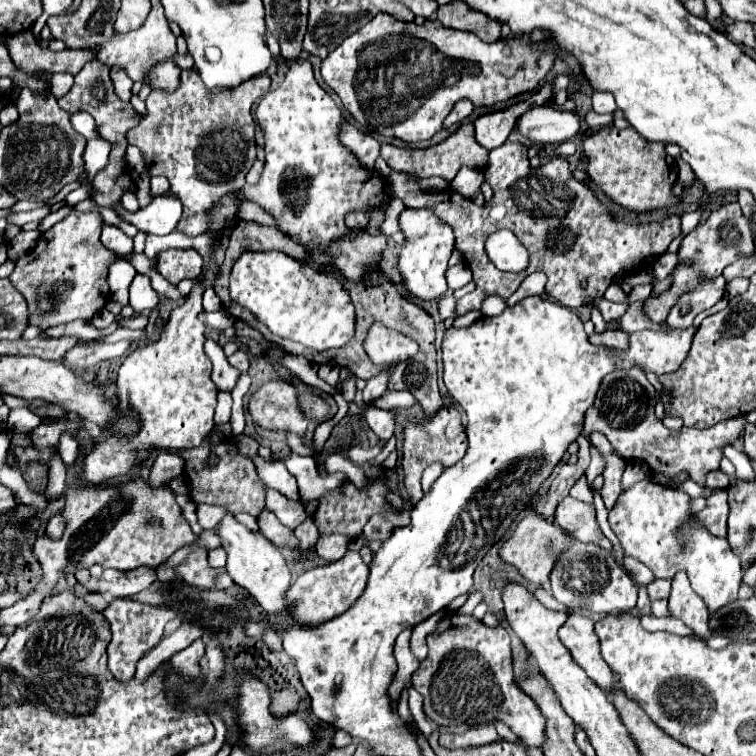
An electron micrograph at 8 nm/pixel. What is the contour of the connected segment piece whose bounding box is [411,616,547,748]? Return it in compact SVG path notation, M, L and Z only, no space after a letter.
M445 616L437 630L427 636L427 646L429 654L421 662L421 666L413 674L413 688L425 698L423 710L425 716L439 728L445 728L449 732L473 728L479 724L493 724L495 720L507 724L525 744L541 748L545 742L545 728L547 728L547 718L539 710L539 706L529 698L517 684L513 676L513 666L511 666L511 642L509 634L503 626L497 628L487 628L481 620L475 616Z

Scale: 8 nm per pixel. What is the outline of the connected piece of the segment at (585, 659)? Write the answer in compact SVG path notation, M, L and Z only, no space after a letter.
M573 610L569 612L565 624L557 634L561 638L561 644L571 652L573 660L587 672L587 676L595 680L595 684L605 692L609 692L613 686L617 686L617 682L609 664L599 652L599 640L593 632L593 620L593 616Z

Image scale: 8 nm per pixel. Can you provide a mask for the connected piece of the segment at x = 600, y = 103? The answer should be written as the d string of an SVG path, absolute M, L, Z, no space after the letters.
M593 92L593 112L597 114L611 114L615 112L615 100L607 92Z

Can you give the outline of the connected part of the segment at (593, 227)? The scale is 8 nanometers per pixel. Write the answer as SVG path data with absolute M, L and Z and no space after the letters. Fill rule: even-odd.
M501 144L489 152L489 168L485 176L489 186L493 186L493 200L483 208L475 206L469 198L453 190L421 192L407 174L389 174L389 184L395 198L401 198L405 206L431 210L441 222L453 228L455 248L463 254L465 262L473 270L477 288L457 300L455 316L461 316L469 310L479 310L487 296L499 296L507 300L531 272L547 274L547 296L571 310L579 308L585 304L585 300L603 296L613 276L641 268L641 262L647 254L663 254L671 240L679 236L679 216L669 216L661 222L651 222L645 226L613 220L605 206L597 202L595 194L571 176L567 160L565 170L561 162L557 166L559 170L553 170L551 164L543 168L529 168L525 144ZM495 194L499 198L495 198ZM501 228L513 230L519 242L529 250L531 260L525 272L501 272L491 260L483 260L485 238ZM583 282L587 284L583 286Z

